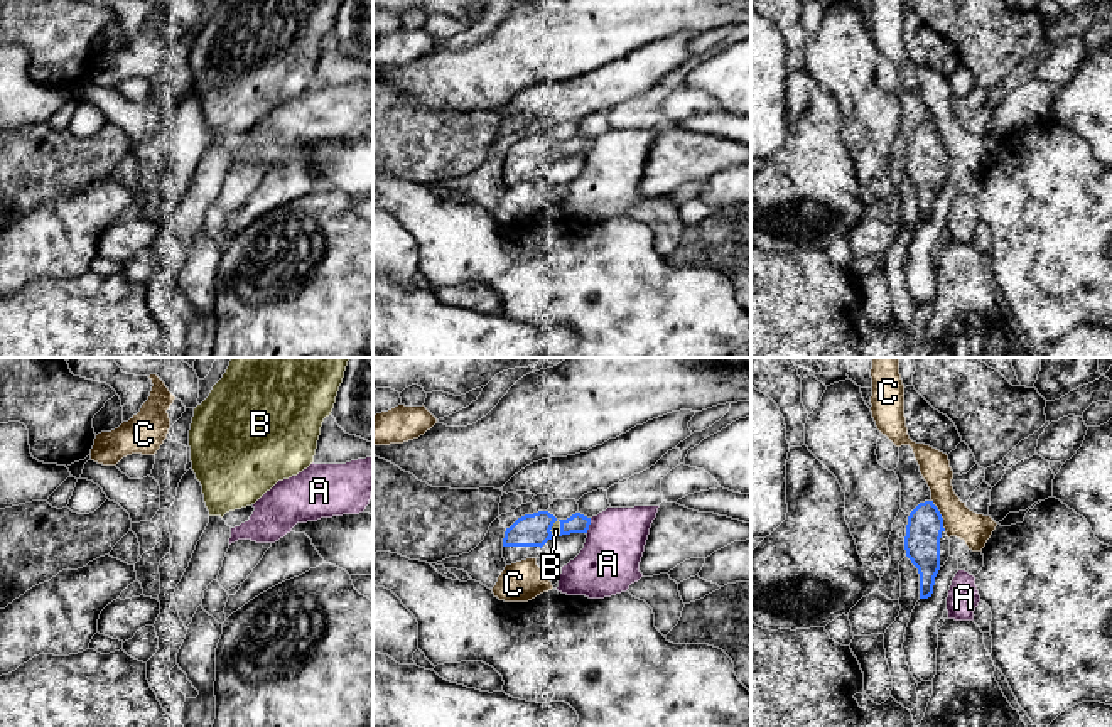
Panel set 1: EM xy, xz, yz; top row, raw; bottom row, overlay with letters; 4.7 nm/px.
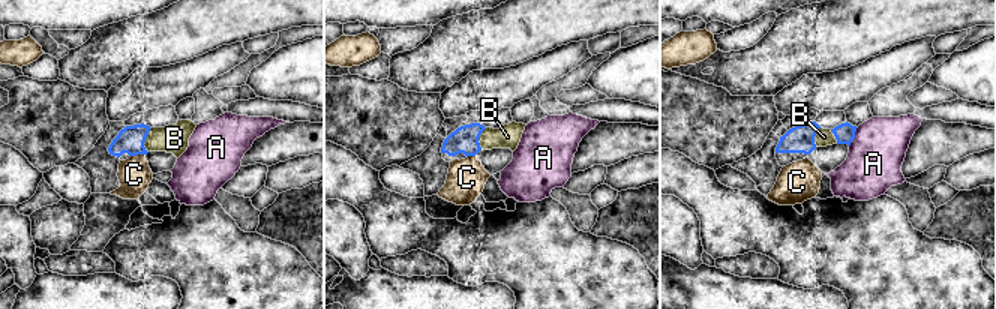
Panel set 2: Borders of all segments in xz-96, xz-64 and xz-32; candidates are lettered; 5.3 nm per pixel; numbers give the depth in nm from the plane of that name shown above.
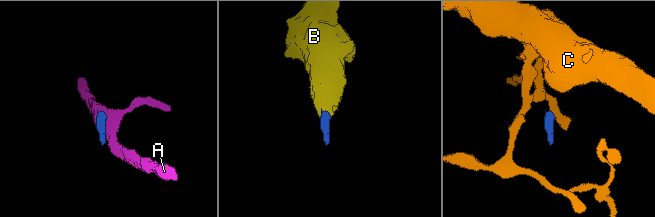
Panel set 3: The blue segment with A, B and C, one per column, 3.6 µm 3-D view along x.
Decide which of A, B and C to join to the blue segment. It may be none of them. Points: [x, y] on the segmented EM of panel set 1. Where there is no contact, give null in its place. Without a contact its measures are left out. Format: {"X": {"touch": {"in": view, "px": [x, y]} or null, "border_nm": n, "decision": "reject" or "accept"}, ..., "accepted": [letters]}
{"A": {"touch": {"in": "xz", "px": [588, 527]}, "border_nm": 80, "decision": "reject"}, "B": {"touch": {"in": "xz", "px": [550, 528]}, "border_nm": 90, "decision": "accept"}, "C": {"touch": {"in": "yz", "px": [940, 515]}, "border_nm": 170, "decision": "reject"}, "accepted": ["B"]}

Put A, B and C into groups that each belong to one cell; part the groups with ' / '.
A / B / C

